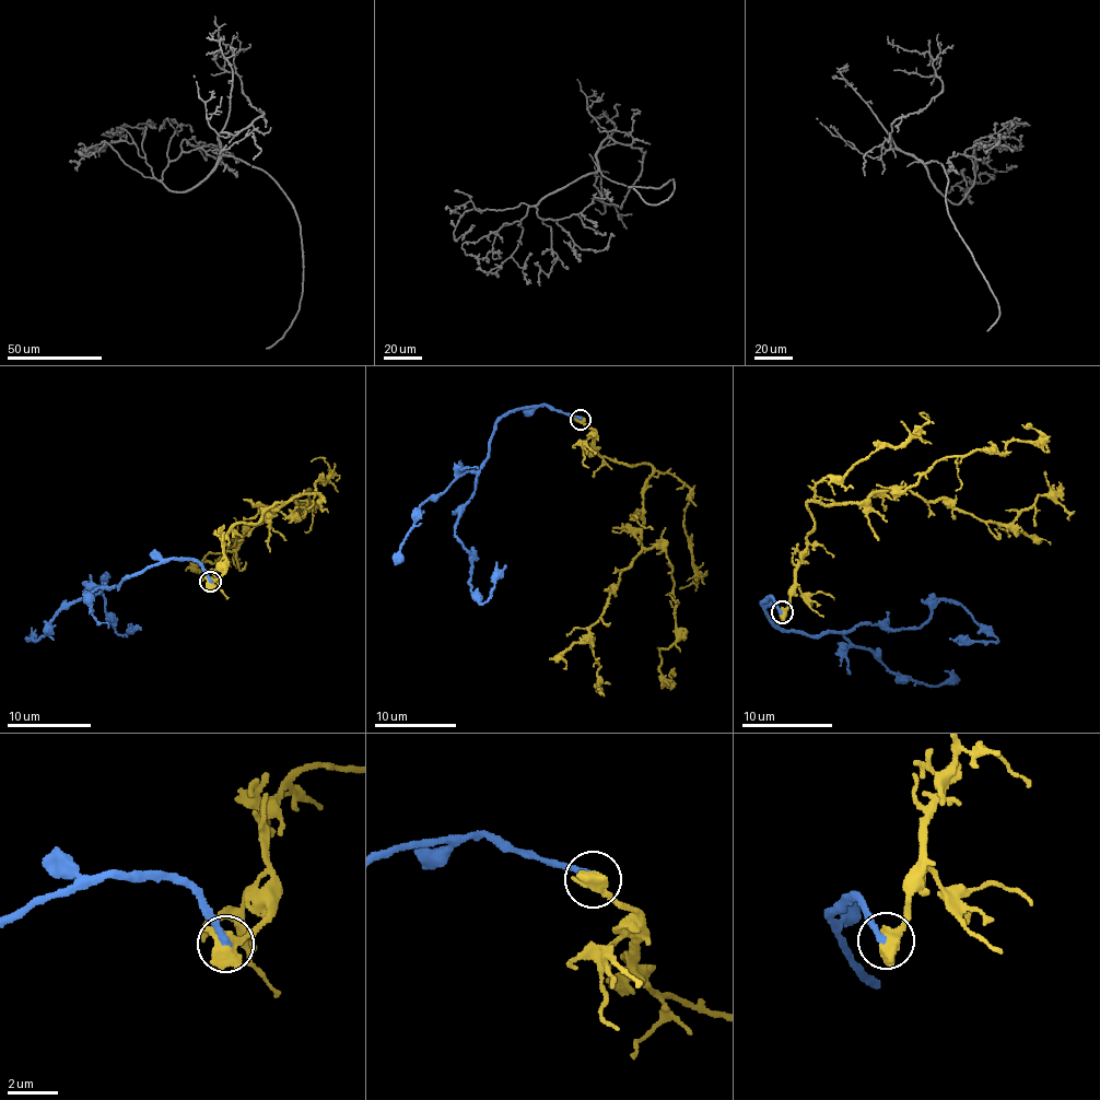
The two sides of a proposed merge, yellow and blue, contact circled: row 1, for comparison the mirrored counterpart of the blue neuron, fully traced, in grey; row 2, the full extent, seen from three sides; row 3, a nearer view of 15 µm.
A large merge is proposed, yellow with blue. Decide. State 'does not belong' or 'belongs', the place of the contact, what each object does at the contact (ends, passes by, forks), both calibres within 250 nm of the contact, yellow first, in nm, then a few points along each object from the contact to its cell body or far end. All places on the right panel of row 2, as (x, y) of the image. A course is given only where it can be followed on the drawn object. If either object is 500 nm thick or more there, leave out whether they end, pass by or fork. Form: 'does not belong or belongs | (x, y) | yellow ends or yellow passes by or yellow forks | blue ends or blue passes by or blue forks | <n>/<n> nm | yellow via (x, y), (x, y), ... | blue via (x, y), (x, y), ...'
does not belong | (782, 612) | 750/280 nm | yellow via (781, 612), (814, 527), (808, 502), (865, 503), (941, 458), (1003, 455), (1039, 435), (1020, 425) | blue via (781, 612), (771, 597), (763, 606), (790, 632), (921, 628), (940, 600), (955, 599), (997, 642), (949, 639)

